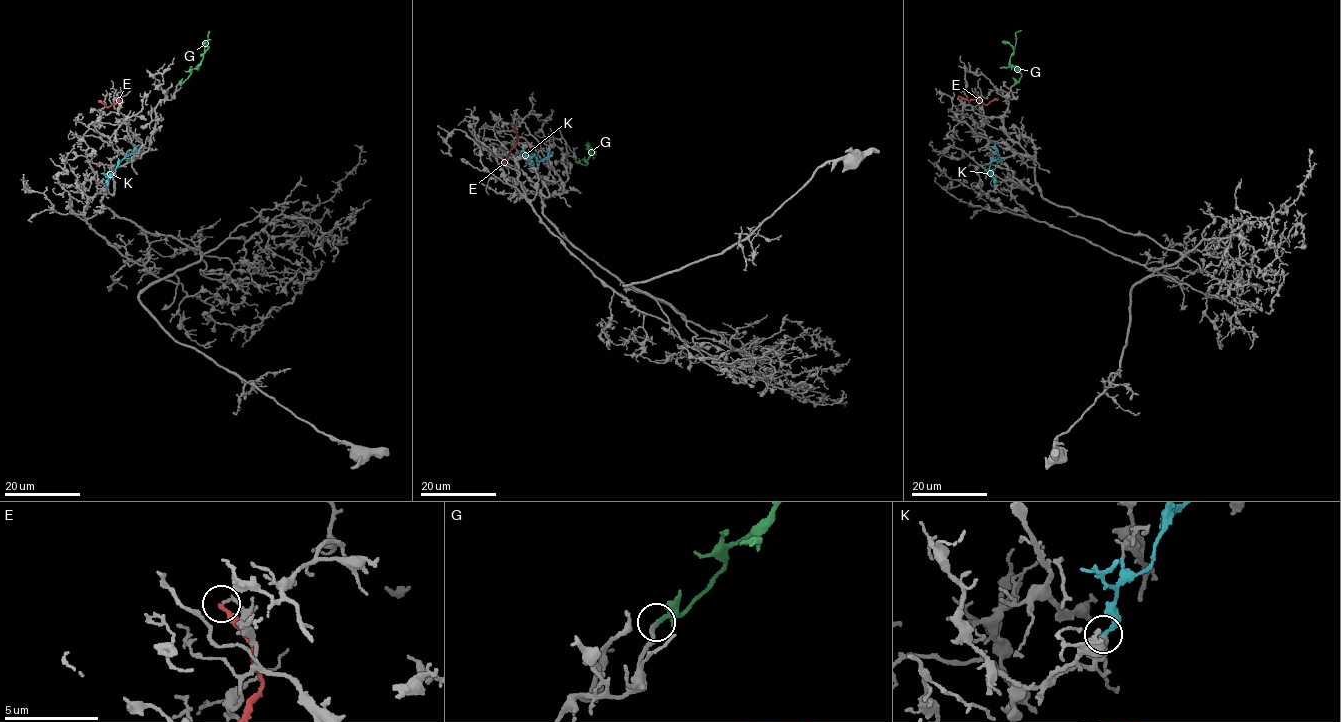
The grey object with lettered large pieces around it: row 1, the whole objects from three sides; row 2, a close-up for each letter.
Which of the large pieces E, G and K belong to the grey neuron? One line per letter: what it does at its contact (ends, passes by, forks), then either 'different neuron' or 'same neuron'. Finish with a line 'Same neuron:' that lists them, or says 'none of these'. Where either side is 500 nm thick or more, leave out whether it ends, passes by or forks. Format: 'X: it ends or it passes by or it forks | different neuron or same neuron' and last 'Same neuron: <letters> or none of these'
E: it ends | different neuron
G: it ends | same neuron
K: it ends | different neuron
Same neuron: G

